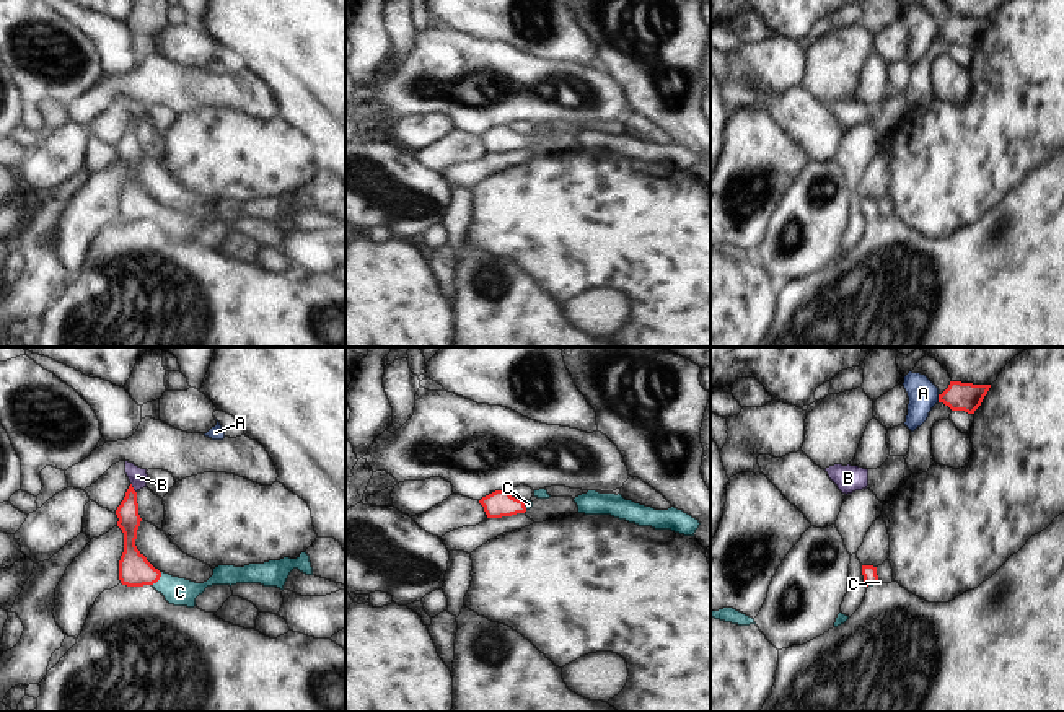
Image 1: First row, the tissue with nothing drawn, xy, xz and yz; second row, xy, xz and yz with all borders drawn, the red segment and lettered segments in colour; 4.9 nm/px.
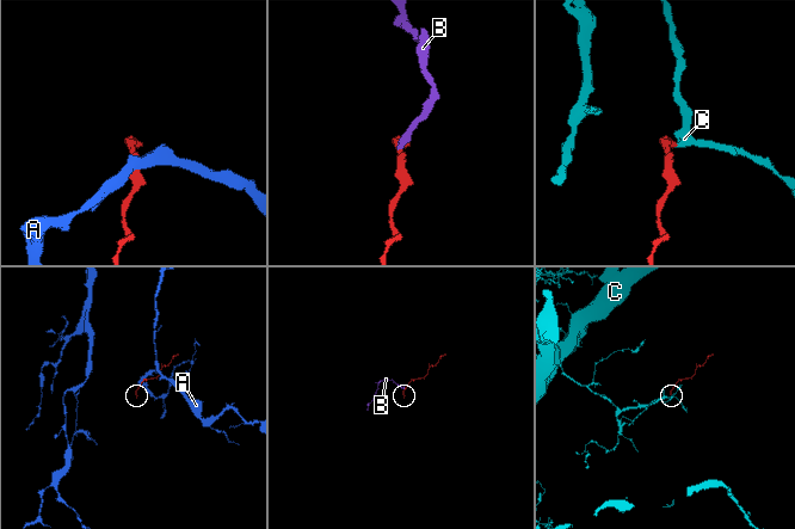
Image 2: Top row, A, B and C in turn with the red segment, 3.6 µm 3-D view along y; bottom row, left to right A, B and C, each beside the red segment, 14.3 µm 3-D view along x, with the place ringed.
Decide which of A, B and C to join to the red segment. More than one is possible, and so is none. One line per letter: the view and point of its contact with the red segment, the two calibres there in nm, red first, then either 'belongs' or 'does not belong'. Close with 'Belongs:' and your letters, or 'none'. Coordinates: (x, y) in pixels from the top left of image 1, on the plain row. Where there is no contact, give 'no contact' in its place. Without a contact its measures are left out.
A: meets red in yz at (939, 33); 140 nm thick on the red side, 150 nm on the other; does not belong
B: meets red in xy at (132, 123); 110 nm thick on the red side, 90 nm on the other; does not belong
C: meets red in xy at (158, 214); 160 nm thick on the red side, 140 nm on the other; belongs
Belongs: C

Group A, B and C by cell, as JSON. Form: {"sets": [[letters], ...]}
{"sets": [["A"], ["B"], ["C"]]}

